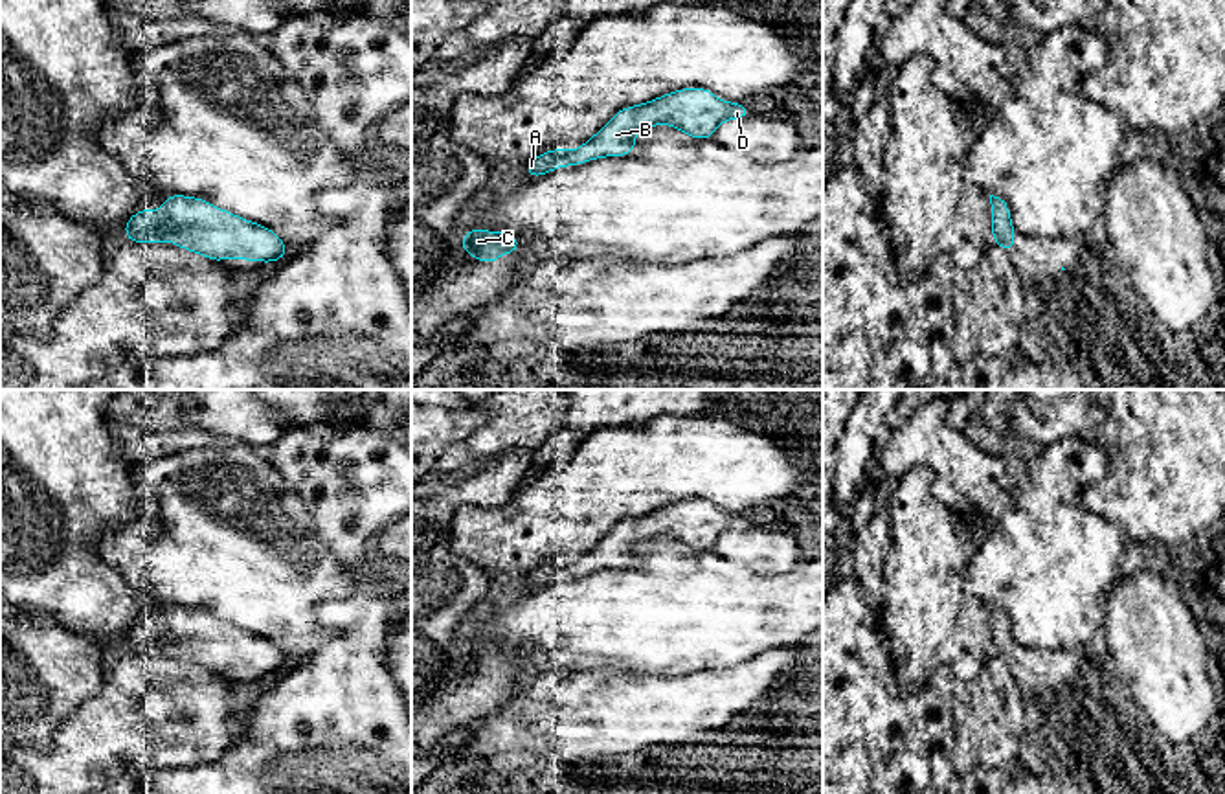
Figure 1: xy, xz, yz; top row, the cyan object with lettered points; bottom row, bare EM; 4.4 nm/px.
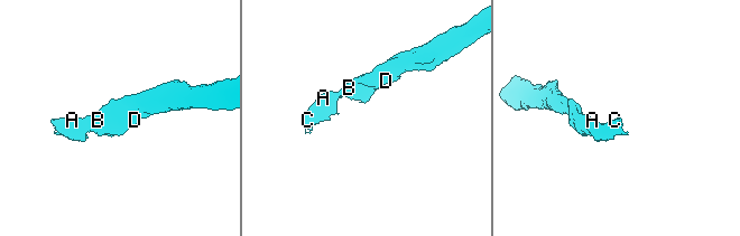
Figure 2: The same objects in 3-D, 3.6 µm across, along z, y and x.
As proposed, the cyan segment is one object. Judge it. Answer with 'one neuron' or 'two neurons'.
one neuron

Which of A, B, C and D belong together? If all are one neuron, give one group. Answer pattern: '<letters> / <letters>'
A B C D

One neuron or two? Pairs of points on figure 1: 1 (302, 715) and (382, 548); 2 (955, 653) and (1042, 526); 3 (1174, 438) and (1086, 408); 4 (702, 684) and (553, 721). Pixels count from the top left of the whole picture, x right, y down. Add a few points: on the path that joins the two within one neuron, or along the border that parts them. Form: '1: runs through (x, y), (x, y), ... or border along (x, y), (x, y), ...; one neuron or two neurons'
1: border along (392, 521), (373, 541), (375, 555); two neurons
2: border along (965, 568), (965, 589), (988, 607); two neurons
3: border along (1108, 408), (1091, 438); two neurons
4: runs through (665, 708), (590, 715); one neuron

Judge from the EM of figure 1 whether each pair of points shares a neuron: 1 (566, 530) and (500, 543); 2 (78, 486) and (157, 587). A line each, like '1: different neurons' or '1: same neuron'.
1: same neuron
2: different neurons

